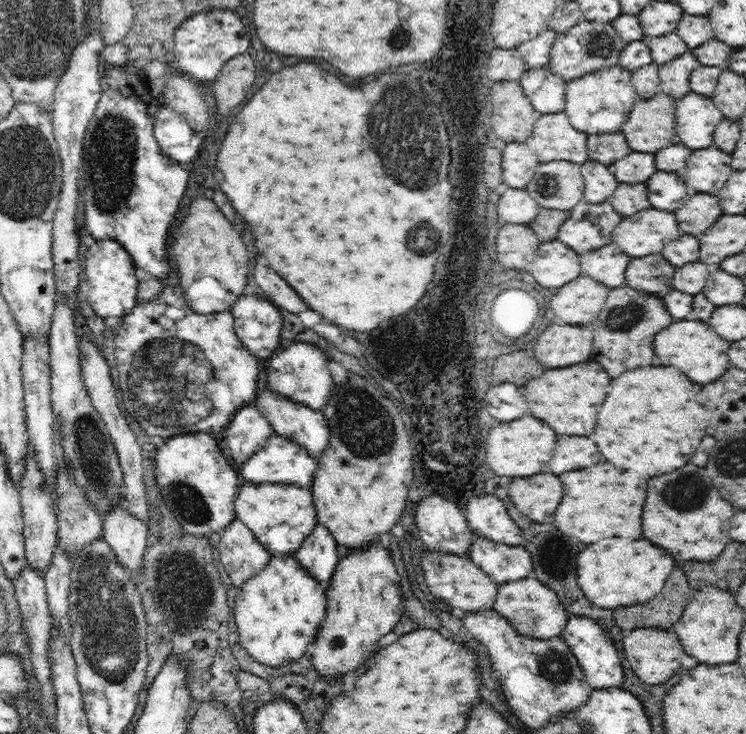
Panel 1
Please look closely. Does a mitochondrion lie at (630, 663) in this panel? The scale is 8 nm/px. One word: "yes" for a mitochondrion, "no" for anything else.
no

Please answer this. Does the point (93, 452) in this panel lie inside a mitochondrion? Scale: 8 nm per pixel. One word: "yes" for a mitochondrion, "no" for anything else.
yes

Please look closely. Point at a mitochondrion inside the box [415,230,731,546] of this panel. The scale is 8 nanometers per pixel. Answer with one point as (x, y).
(686, 492)

